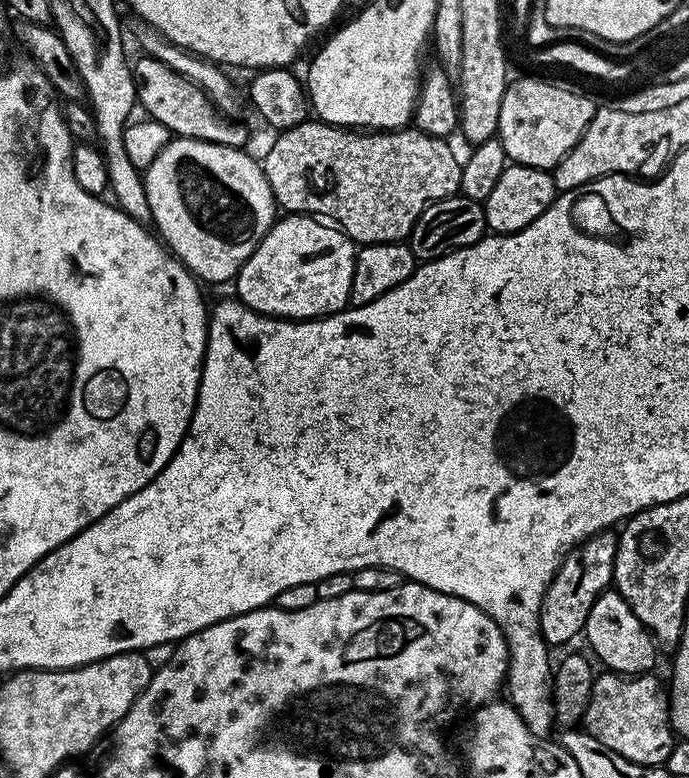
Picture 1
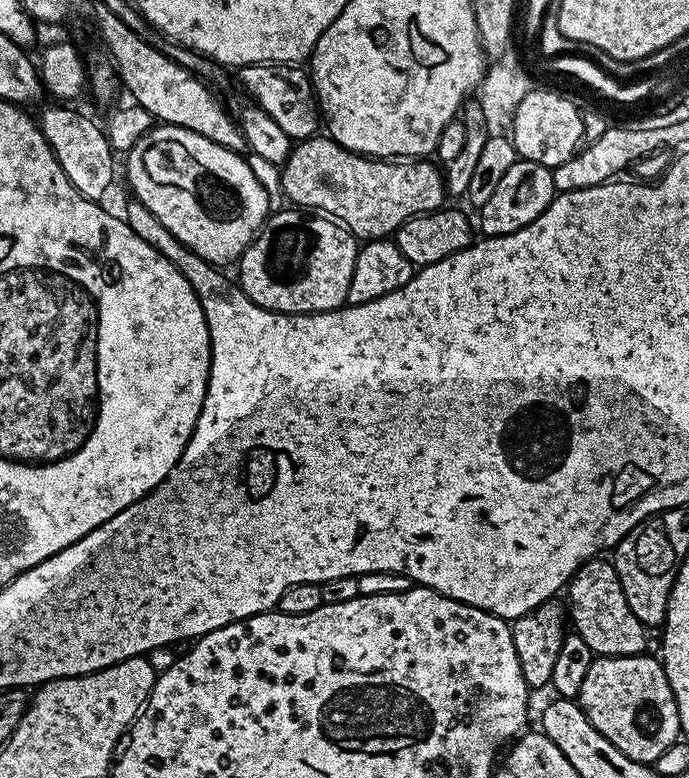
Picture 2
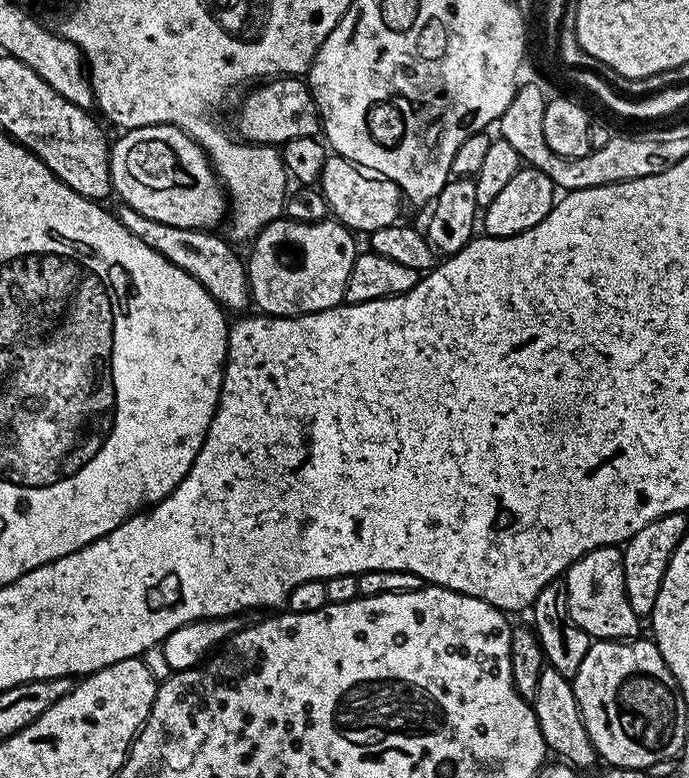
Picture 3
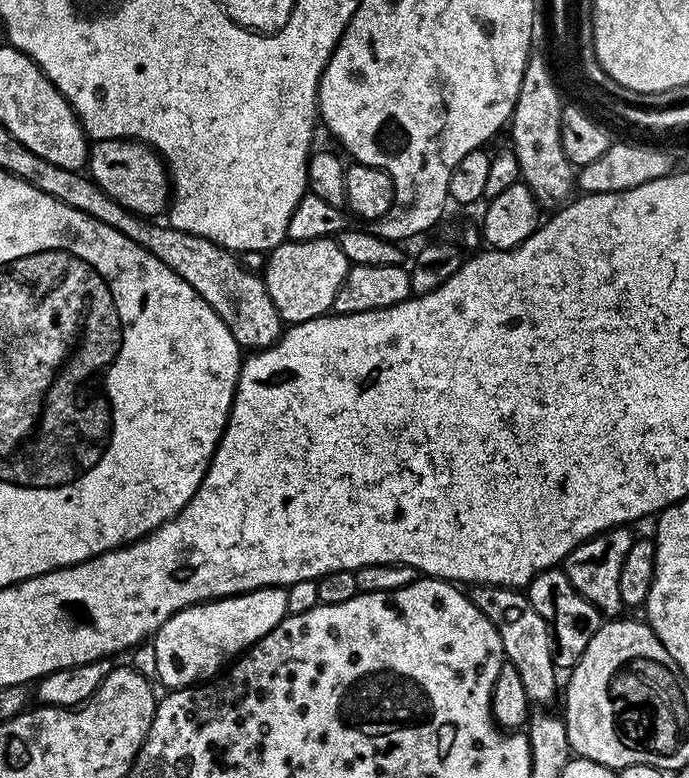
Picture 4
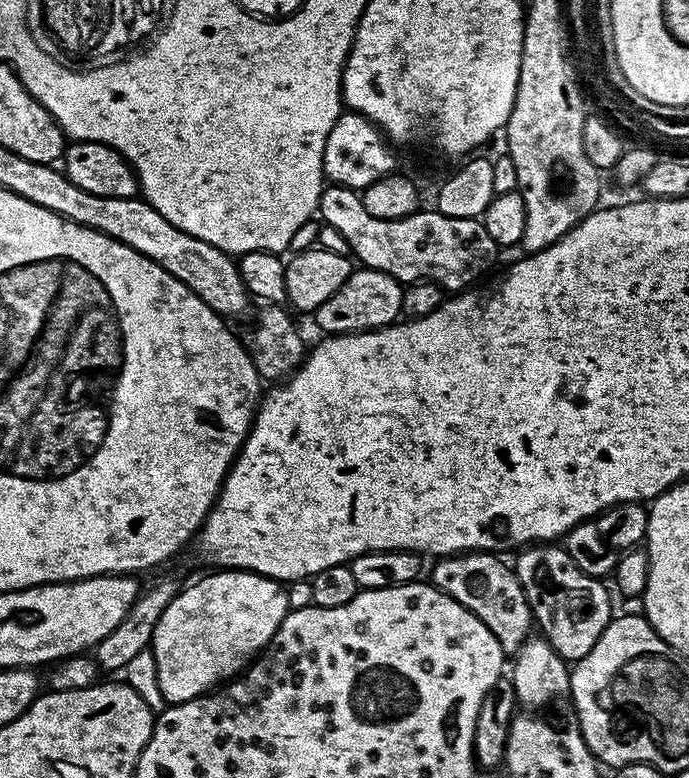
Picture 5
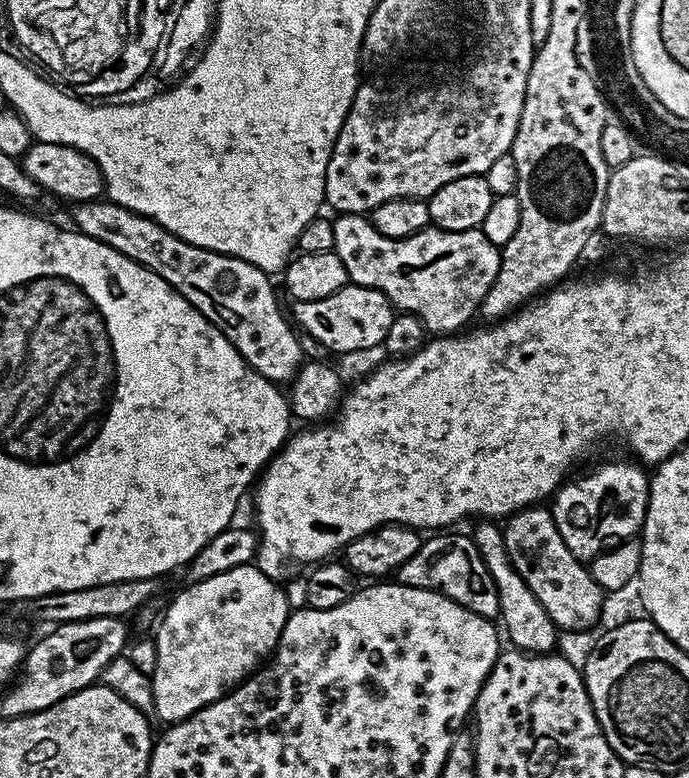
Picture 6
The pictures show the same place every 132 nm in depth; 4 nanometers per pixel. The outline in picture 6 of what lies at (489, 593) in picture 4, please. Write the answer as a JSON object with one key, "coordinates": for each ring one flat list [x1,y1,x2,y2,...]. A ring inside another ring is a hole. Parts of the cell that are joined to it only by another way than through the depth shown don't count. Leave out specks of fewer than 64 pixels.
{"coordinates":[[432,534,423,541,411,558,402,562,402,566,394,574,399,583,415,588,425,588,431,592,441,592,449,596,454,602,466,606,479,616,489,618,499,617,500,599,498,598,498,586,494,586,494,578,490,578,490,570,486,568,486,562,482,562,482,554,478,546,472,541,471,535,444,536,448,534]]}

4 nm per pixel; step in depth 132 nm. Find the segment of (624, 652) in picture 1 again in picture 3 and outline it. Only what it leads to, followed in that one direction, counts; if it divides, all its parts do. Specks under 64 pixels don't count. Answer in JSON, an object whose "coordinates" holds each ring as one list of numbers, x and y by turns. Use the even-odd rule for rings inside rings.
{"coordinates":[[619,547,599,548,578,558,563,577,572,621,592,640,634,640,641,635,642,618,634,614,626,594,624,554]]}

